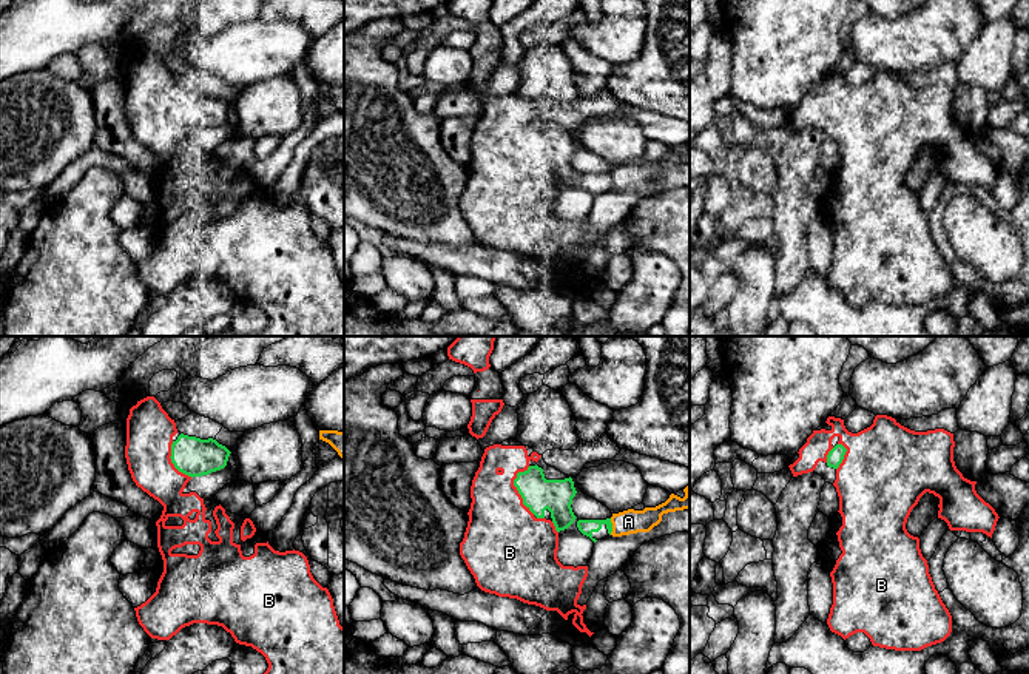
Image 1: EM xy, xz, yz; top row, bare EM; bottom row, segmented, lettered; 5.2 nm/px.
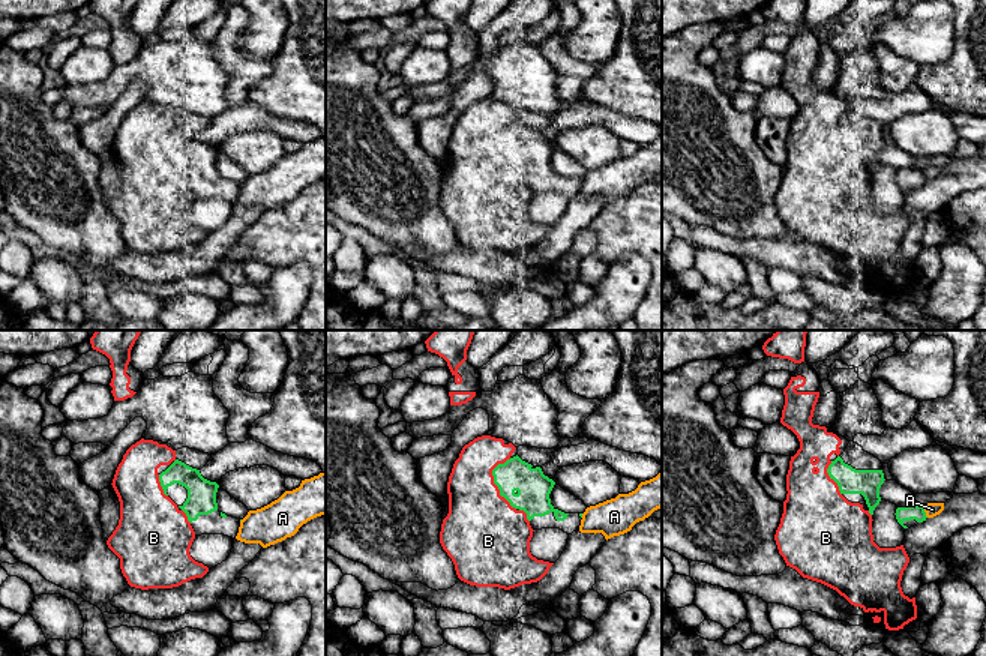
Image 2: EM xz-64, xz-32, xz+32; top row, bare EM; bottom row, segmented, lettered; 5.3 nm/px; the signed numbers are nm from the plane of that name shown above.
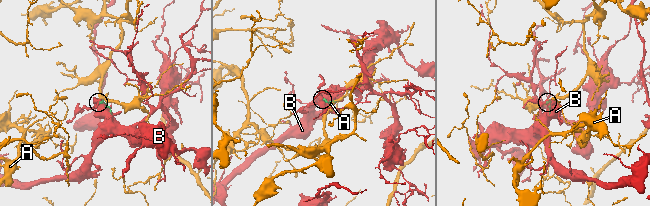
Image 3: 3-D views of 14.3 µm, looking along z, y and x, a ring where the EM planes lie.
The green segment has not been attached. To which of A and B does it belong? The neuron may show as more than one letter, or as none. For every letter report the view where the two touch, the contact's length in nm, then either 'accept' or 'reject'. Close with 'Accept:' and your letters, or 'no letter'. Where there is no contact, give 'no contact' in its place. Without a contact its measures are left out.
A: meets green in xz; contact 90 nm long; reject
B: meets green in xz; contact 260 nm long; reject
Accept: no letter

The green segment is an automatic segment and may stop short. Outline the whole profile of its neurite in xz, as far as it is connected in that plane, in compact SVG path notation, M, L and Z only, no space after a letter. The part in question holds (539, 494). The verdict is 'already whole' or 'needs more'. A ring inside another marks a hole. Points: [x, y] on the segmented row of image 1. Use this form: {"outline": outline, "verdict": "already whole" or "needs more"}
{"outline": "M543 457L535 466L518 472L514 486L523 498L523 504L537 517L545 518L545 511L551 512L558 537L577 518L572 512L572 498L577 490L571 477L545 463Z", "verdict": "needs more"}

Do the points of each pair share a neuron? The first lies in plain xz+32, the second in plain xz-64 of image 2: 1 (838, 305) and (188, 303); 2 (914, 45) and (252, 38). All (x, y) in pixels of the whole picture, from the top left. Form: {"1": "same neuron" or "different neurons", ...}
{"1": "same neuron", "2": "same neuron"}

